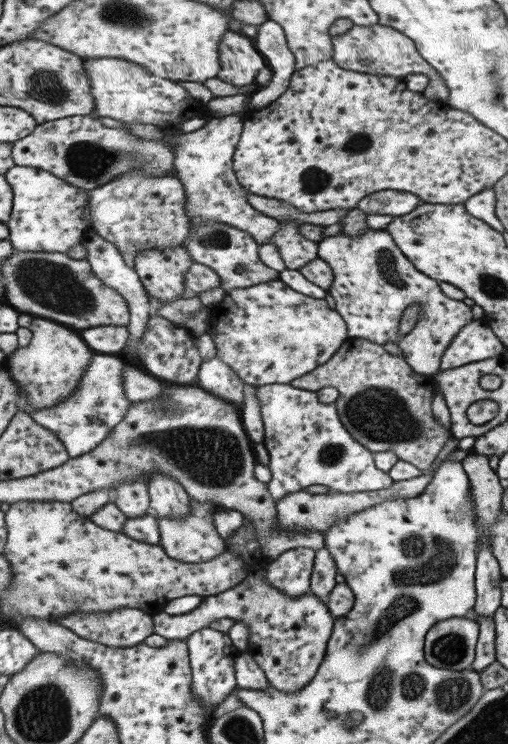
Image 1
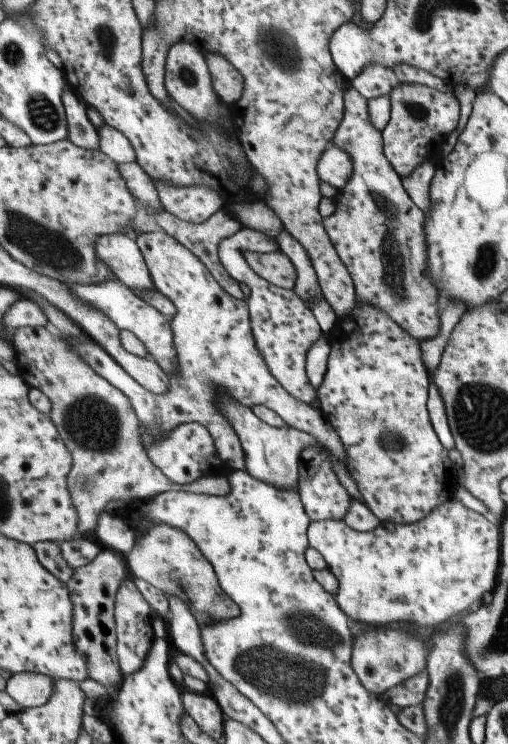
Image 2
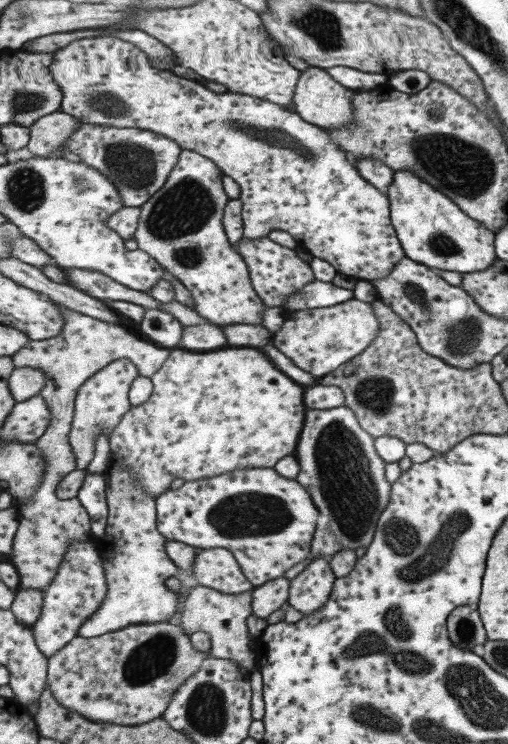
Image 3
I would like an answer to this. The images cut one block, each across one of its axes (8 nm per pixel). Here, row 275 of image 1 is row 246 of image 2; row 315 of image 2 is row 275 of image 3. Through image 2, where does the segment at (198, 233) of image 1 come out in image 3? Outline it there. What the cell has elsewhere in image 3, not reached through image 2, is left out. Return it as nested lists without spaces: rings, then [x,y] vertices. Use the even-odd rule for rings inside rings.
[[[243,236],[239,240],[238,252],[248,262],[253,289],[257,290],[267,306],[284,307],[285,299],[289,299],[289,295],[293,295],[295,291],[300,291],[316,280],[316,274],[313,273],[309,262],[300,258],[295,250],[277,244],[277,241],[267,236],[259,240],[249,240]]]

